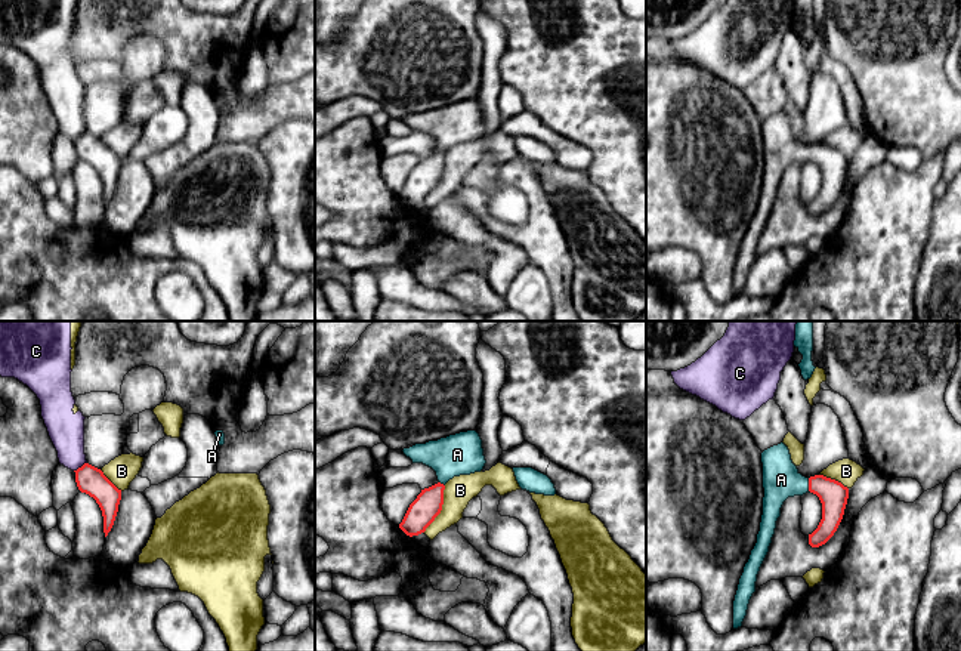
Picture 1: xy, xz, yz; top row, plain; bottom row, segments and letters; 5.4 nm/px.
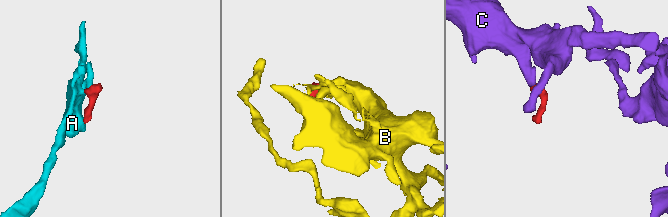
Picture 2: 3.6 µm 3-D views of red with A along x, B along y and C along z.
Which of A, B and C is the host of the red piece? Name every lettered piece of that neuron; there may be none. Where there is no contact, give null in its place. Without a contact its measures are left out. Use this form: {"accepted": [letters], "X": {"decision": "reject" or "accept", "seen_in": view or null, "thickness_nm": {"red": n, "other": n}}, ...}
{"accepted": ["A"], "A": {"decision": "accept", "seen_in": "yz", "thickness_nm": {"red": 160, "other": 200}}, "B": {"decision": "reject", "seen_in": "xz", "thickness_nm": {"red": 160, "other": 160}}, "C": {"decision": "reject", "seen_in": "xy", "thickness_nm": {"red": 150, "other": 190}}}

